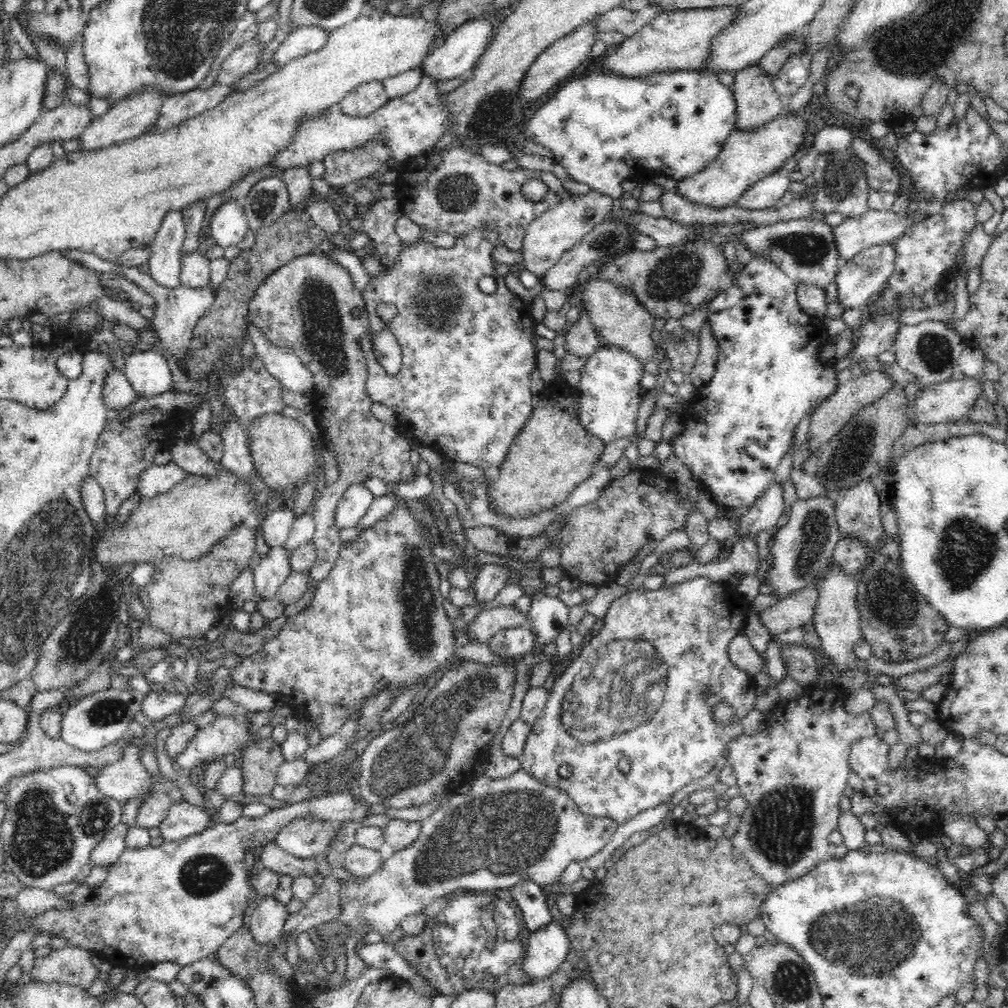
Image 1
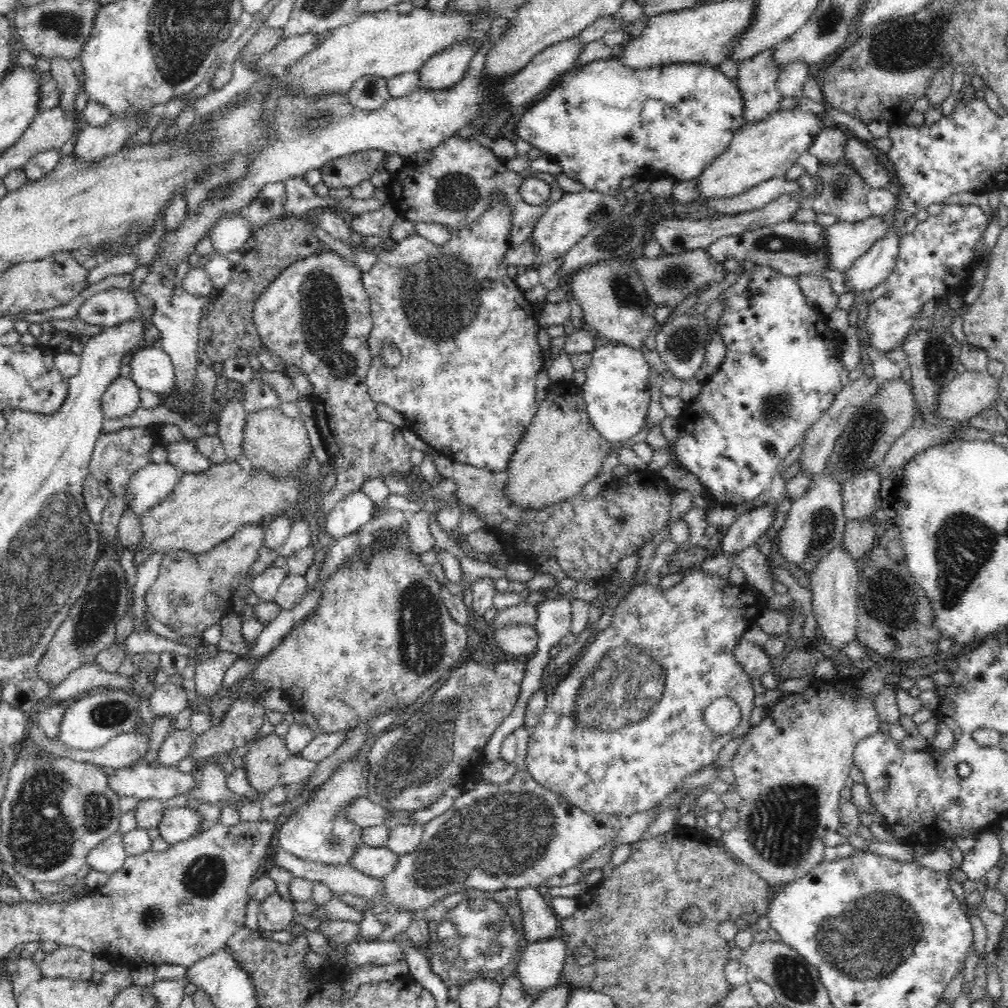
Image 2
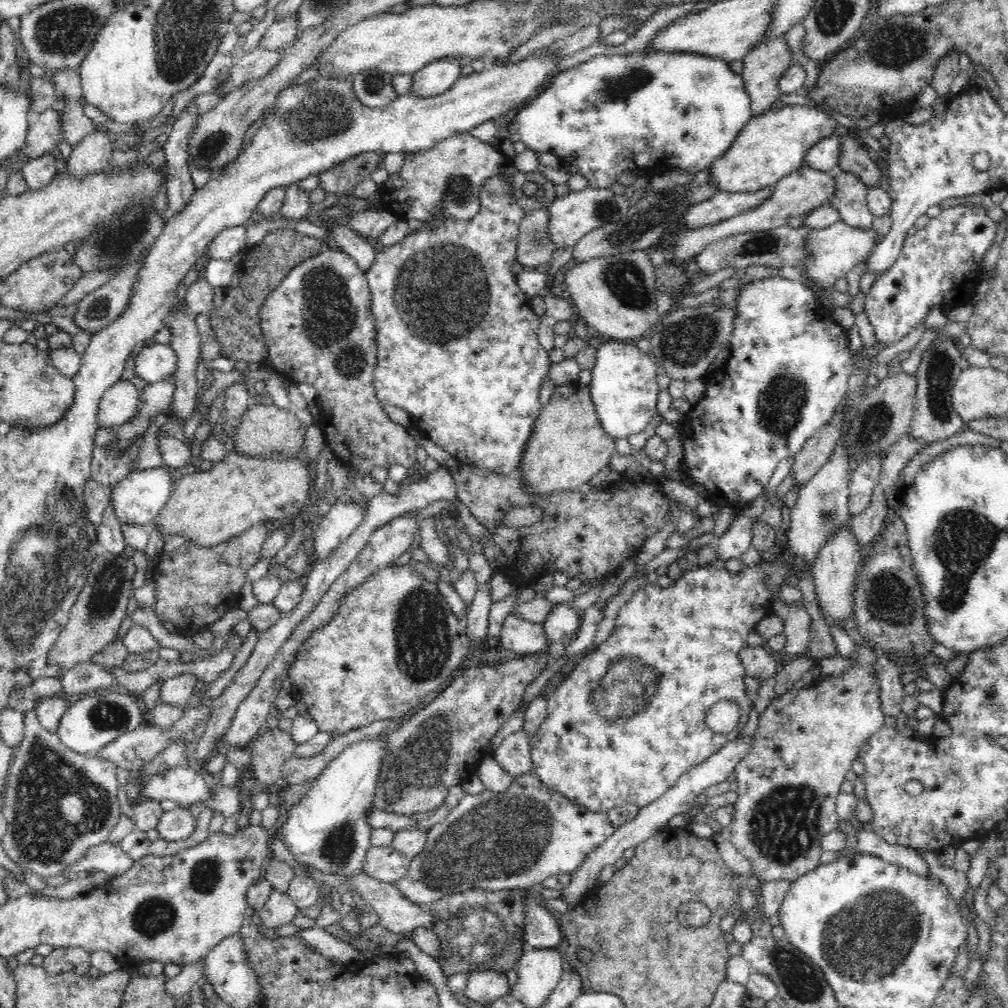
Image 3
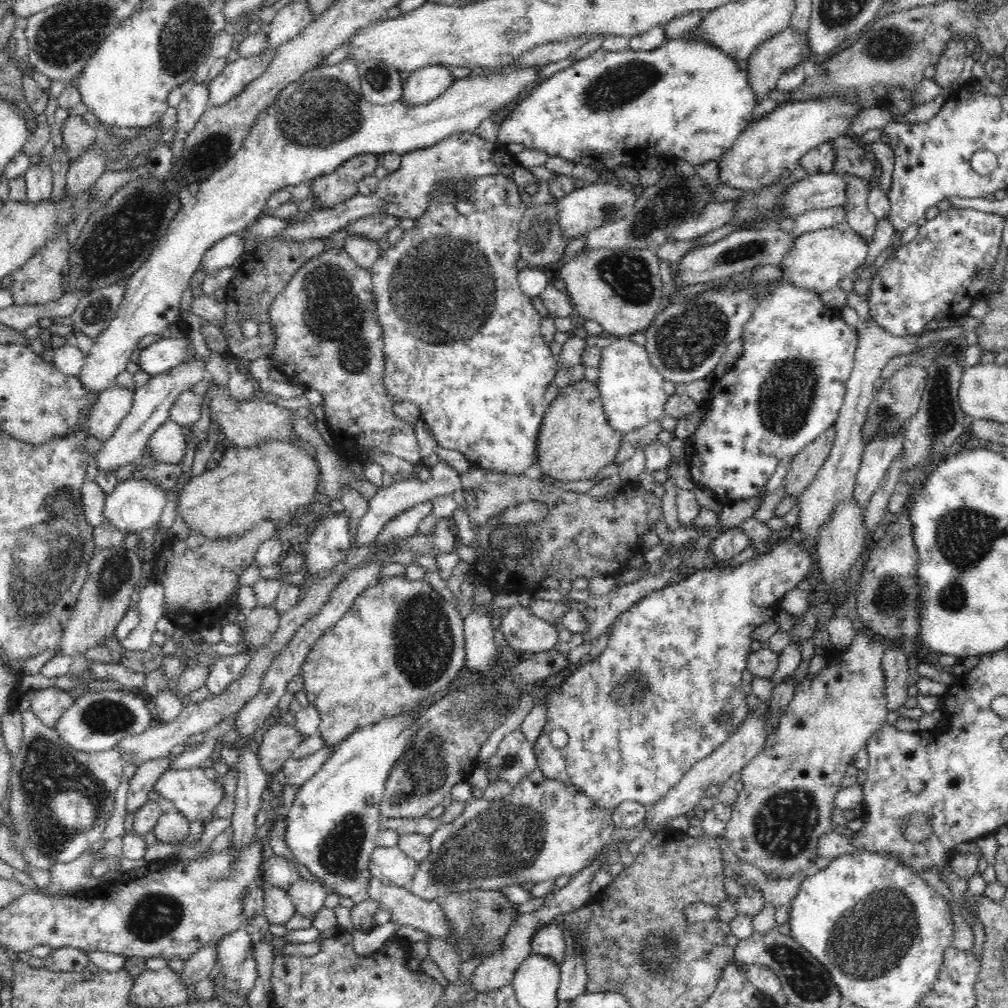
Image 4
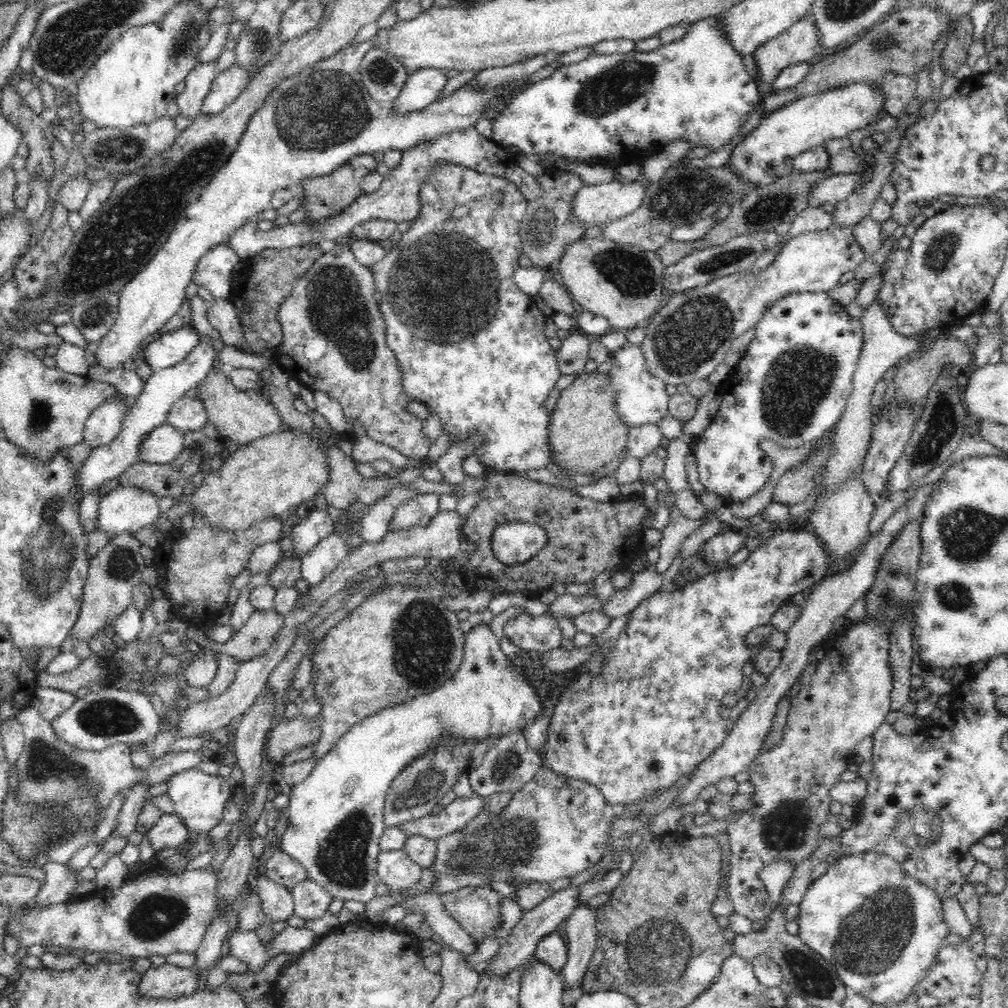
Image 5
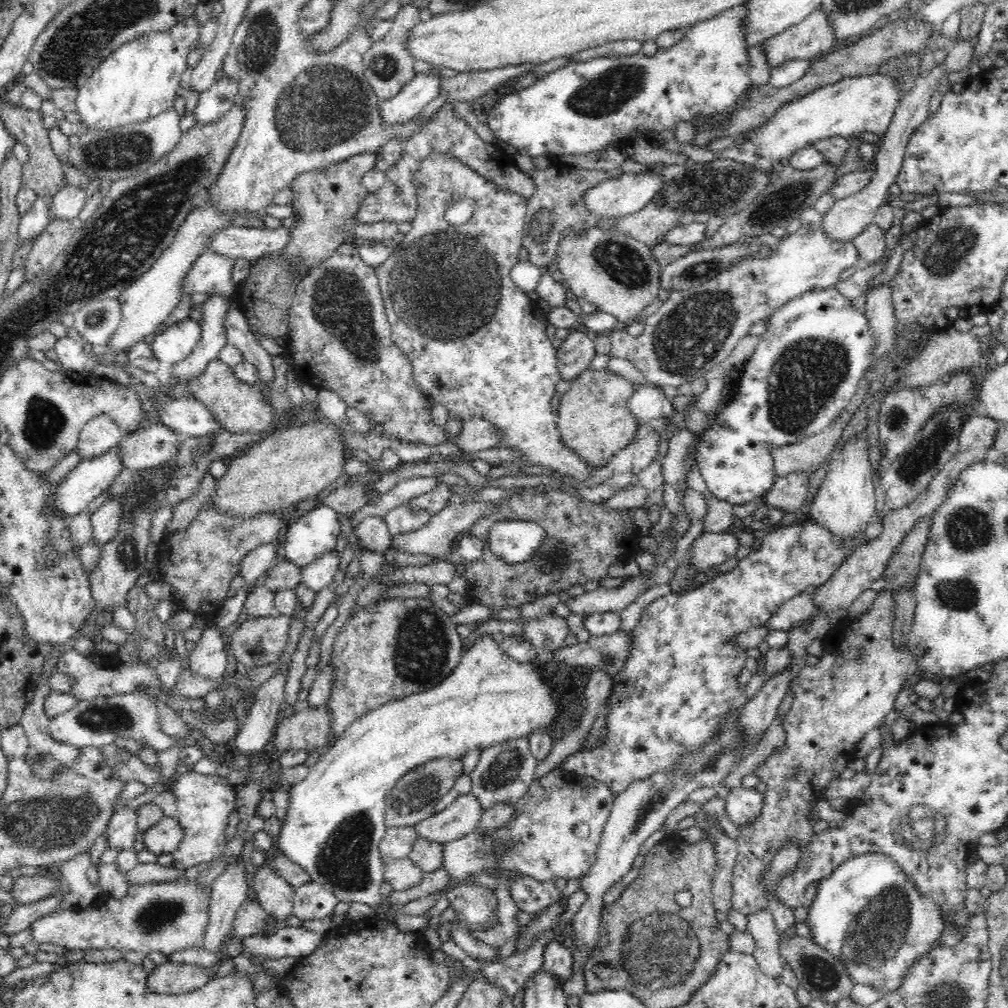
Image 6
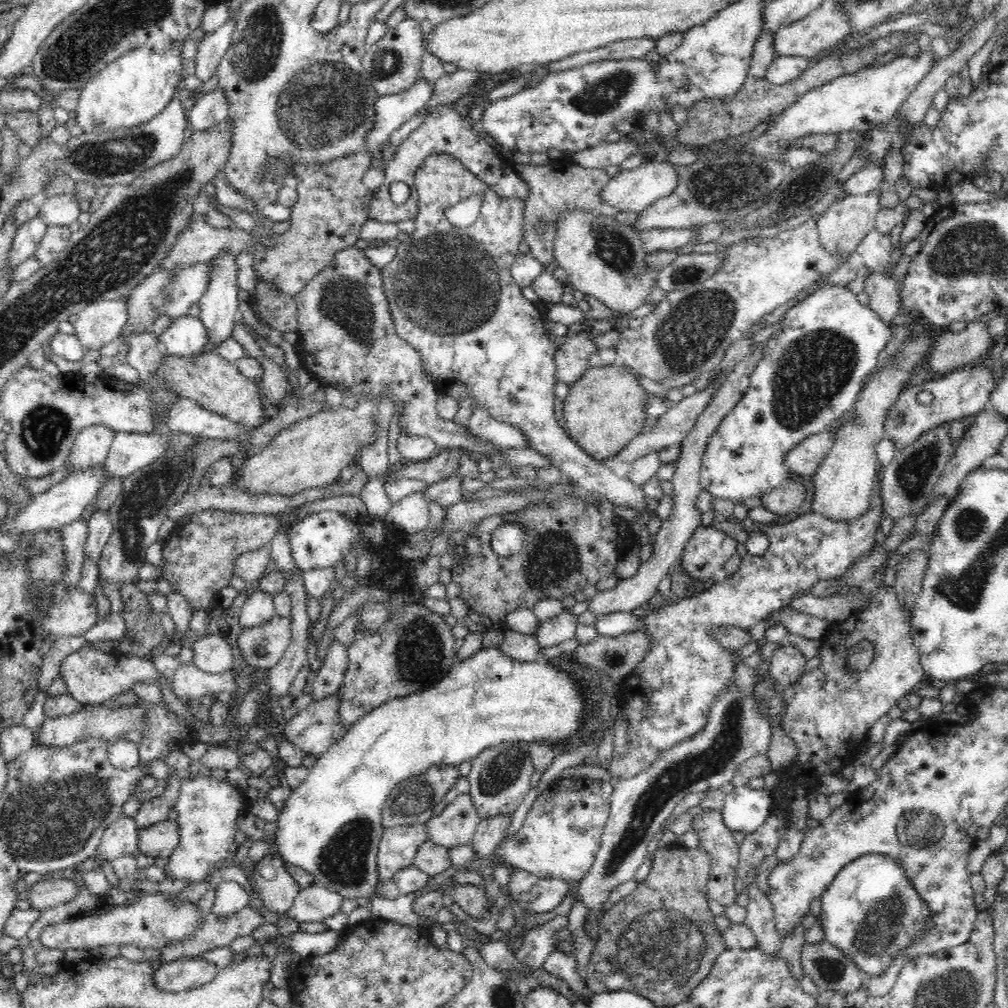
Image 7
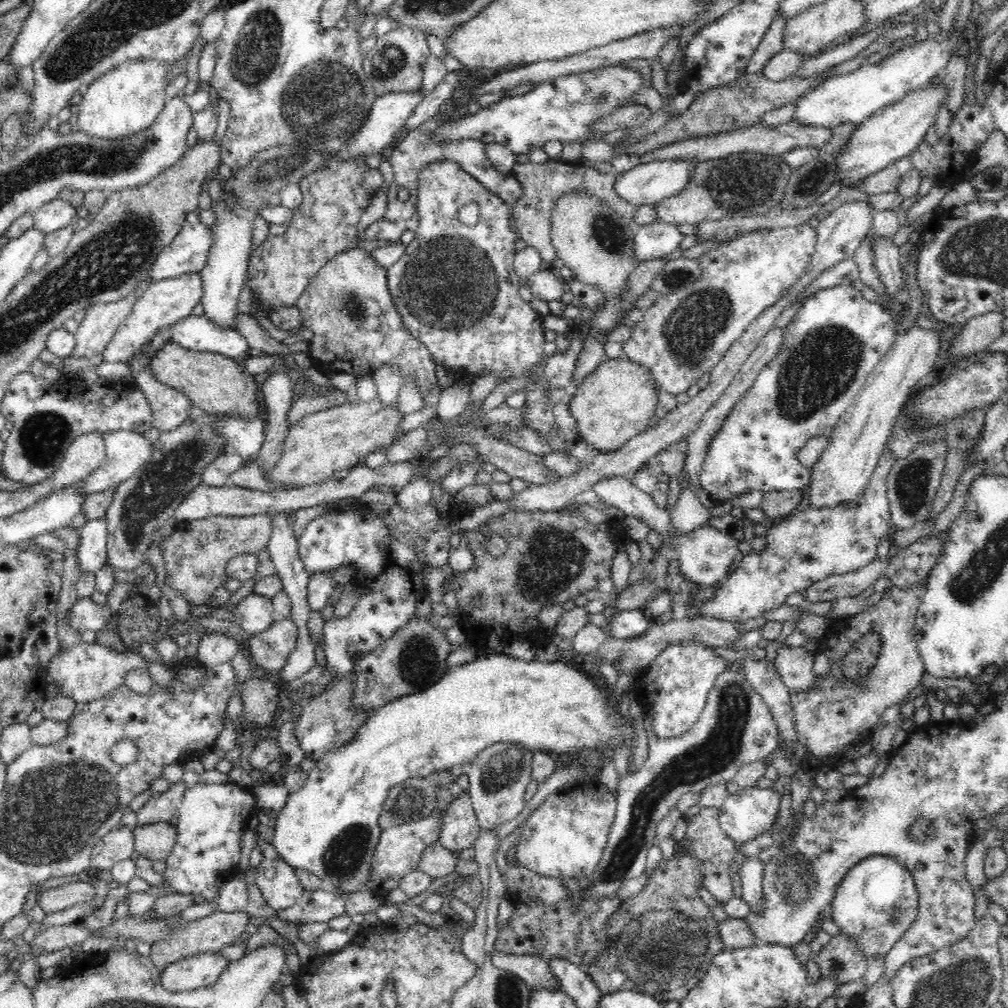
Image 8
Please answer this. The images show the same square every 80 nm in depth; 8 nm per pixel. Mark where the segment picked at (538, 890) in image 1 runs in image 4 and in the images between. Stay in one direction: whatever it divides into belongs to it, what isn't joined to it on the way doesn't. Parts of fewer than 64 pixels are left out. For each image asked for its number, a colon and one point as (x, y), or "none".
2: (539, 920)
3: (542, 930)
4: (548, 940)

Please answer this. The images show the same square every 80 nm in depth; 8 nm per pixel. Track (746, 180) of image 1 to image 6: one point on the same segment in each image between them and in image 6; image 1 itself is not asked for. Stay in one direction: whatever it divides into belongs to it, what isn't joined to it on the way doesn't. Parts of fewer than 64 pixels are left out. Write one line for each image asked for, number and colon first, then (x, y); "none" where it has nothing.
2: (761, 150)
3: (770, 146)
4: (769, 149)
5: (764, 155)
6: (848, 107)

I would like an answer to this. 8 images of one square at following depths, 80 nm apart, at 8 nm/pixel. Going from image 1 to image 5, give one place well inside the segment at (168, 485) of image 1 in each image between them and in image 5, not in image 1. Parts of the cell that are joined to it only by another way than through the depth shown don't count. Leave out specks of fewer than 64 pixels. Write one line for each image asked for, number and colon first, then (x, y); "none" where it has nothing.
2: (148, 487)
3: (138, 499)
4: (134, 505)
5: (125, 509)

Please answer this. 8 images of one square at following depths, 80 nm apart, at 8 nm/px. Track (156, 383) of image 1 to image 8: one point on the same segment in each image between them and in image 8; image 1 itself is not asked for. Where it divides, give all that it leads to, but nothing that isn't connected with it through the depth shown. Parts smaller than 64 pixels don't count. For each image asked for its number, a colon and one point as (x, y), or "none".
2: (152, 369)
3: (158, 362)
4: (165, 354)
5: (171, 348)
6: (175, 344)
7: (186, 336)
8: (197, 333)

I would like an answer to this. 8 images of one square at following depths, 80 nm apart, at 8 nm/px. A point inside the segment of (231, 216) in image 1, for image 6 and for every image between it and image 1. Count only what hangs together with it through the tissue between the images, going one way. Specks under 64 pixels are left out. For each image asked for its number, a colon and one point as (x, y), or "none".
2: (229, 234)
3: (231, 241)
4: (225, 252)
5: (214, 272)
6: (212, 273)

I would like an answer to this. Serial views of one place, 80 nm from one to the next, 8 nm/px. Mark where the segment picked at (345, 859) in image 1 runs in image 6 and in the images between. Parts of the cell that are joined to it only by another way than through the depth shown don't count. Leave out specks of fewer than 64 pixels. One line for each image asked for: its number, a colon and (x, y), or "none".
2: (378, 862)
3: (386, 864)
4: (391, 866)
5: (396, 869)
6: (402, 874)

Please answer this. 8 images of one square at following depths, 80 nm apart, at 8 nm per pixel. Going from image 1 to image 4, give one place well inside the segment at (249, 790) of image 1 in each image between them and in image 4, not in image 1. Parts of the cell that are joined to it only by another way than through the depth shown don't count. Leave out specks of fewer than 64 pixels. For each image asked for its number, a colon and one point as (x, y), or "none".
2: (262, 764)
3: (270, 750)
4: (278, 744)

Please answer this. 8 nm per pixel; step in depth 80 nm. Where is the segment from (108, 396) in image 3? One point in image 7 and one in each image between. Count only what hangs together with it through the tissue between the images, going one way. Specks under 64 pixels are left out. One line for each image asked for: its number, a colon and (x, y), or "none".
4: (114, 404)
5: (102, 426)
6: (101, 433)
7: (91, 447)

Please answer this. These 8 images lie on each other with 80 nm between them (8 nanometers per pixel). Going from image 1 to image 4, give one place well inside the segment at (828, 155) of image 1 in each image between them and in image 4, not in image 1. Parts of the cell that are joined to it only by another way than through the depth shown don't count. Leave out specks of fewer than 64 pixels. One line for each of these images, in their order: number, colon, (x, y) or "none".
2: (842, 191)
3: (850, 198)
4: (858, 216)

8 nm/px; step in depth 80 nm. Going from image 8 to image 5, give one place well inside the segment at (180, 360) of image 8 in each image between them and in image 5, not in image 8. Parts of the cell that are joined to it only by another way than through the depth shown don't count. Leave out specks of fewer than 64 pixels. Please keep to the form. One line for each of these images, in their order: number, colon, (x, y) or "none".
5: (243, 416)
6: (239, 407)
7: (210, 381)

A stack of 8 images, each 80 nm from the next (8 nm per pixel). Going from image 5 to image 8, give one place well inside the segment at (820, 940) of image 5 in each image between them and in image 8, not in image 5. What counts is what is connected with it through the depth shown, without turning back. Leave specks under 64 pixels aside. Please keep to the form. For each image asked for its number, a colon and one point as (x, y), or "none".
6: (868, 914)
7: (871, 912)
8: (877, 902)

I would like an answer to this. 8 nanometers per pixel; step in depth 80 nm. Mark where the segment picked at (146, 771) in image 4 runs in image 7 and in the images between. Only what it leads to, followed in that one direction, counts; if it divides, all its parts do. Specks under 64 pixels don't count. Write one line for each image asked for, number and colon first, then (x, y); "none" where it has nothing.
5: (129, 815)
6: (121, 833)
7: (121, 837)

